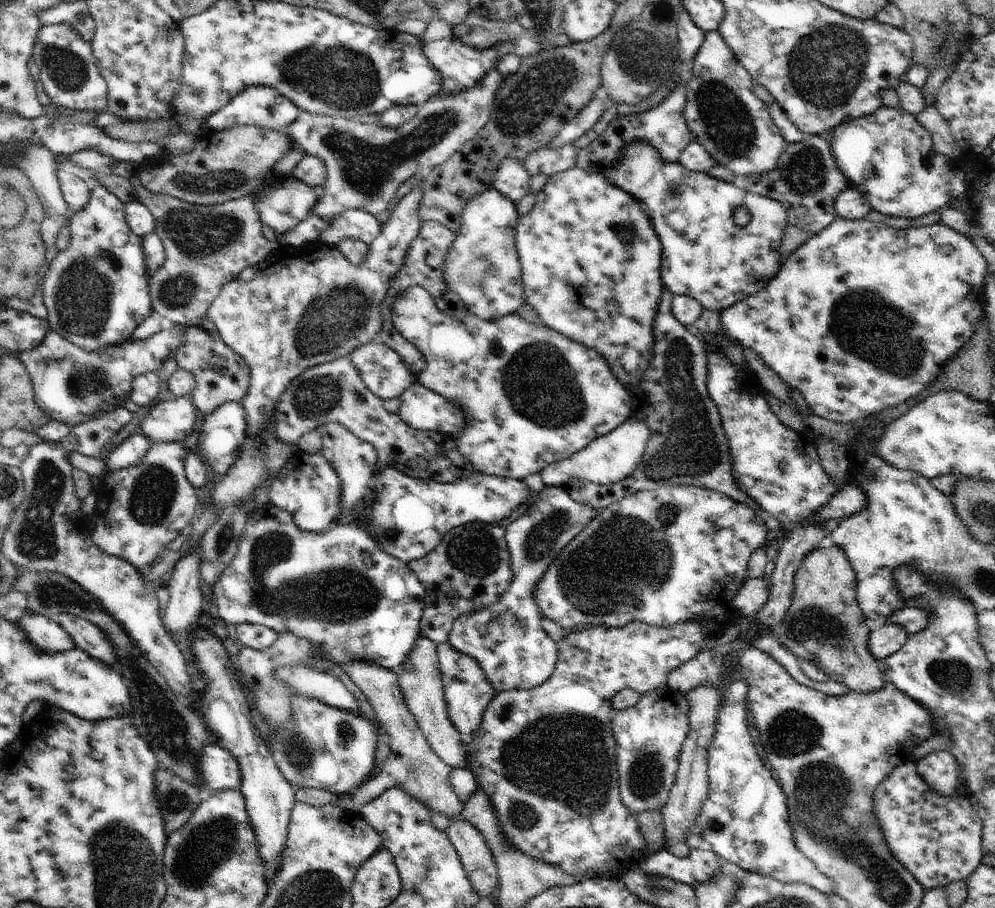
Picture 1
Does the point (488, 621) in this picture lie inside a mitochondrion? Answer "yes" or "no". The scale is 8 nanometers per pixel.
no

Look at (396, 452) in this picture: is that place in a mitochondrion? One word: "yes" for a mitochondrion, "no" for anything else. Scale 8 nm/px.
no

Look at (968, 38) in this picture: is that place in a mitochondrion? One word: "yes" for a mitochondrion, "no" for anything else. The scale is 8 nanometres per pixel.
no

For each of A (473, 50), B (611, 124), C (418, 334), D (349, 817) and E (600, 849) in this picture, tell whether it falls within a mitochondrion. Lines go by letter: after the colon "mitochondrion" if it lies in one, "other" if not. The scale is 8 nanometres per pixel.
A: other
B: other
C: other
D: other
E: other

